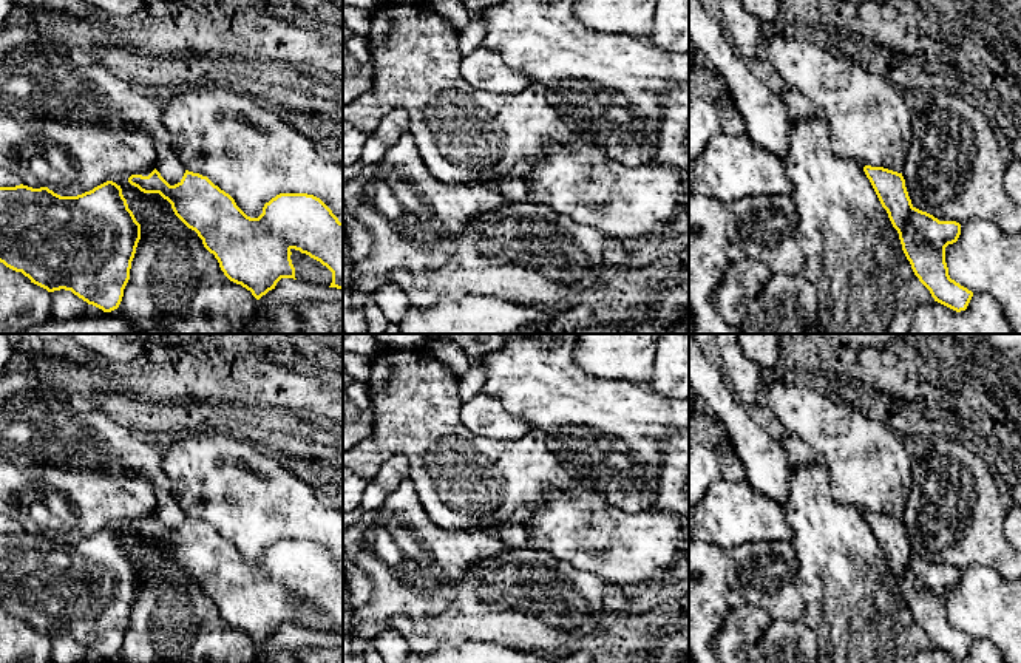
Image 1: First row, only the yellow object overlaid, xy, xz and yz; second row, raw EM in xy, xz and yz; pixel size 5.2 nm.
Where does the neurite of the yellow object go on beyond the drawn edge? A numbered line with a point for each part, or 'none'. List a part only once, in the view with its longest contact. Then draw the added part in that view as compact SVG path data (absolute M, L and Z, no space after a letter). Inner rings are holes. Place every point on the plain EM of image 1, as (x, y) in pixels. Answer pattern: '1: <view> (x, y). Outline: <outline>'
1: xy (167, 509). Outline: M154 487L156 488L156 487ZM156 488L156 510L154 515L161 519L161 522L170 530L175 532L181 529L185 513L176 502L176 499L159 488Z

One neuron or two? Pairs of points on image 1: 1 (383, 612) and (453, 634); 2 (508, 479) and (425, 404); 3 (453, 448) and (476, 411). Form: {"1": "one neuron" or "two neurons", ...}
{"1": "two neurons", "2": "one neuron", "3": "two neurons"}

